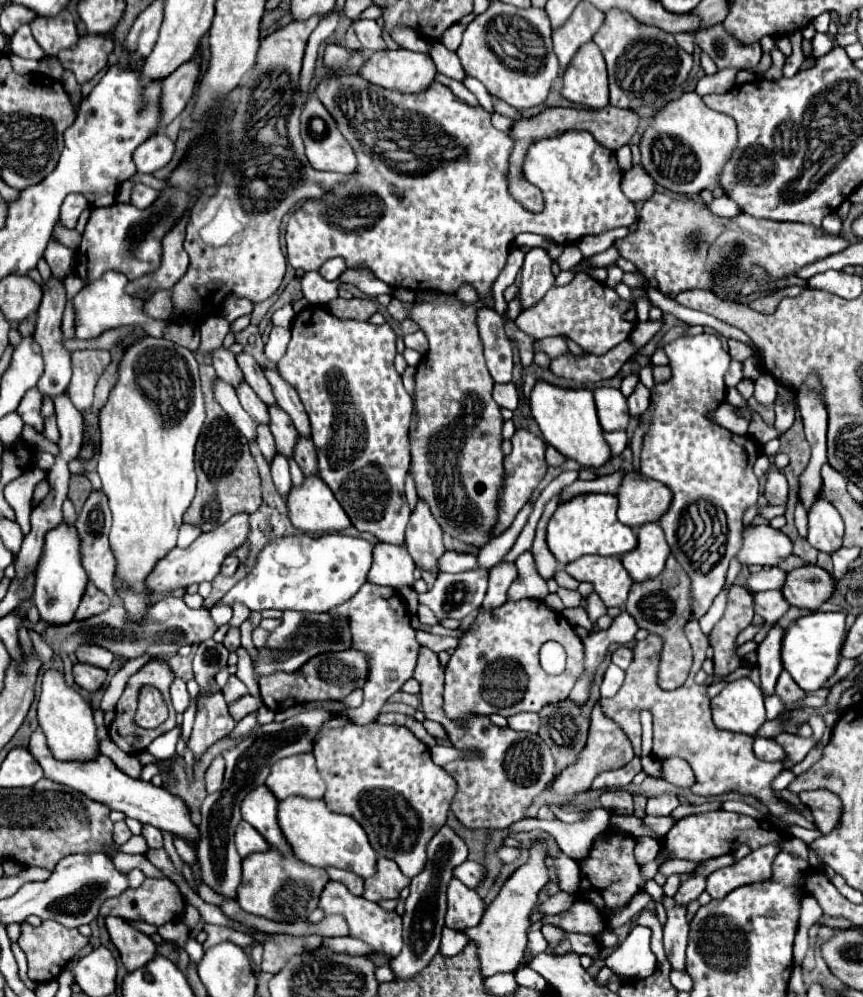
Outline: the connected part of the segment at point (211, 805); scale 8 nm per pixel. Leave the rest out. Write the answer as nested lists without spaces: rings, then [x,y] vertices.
[[[304,711],[282,723],[272,721],[268,725],[260,725],[252,735],[242,739],[236,747],[230,747],[222,753],[226,759],[224,783],[222,783],[222,789],[208,795],[200,807],[202,823],[200,823],[200,839],[196,845],[202,883],[206,883],[218,895],[222,895],[226,899],[236,899],[236,889],[240,885],[242,857],[238,855],[238,851],[234,847],[234,829],[242,819],[240,817],[242,799],[254,787],[258,787],[266,781],[266,775],[270,775],[272,763],[276,763],[282,757],[310,753],[314,749],[314,731],[318,731],[318,727],[322,727],[322,723],[326,723],[326,719],[330,719],[330,715],[340,715],[340,713],[336,713],[336,711]]]

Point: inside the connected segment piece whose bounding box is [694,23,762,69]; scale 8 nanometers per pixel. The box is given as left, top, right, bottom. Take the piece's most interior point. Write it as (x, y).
(725, 52)

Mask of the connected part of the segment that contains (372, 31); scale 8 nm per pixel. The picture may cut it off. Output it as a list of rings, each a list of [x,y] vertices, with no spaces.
[[[362,19],[362,21],[354,21],[352,25],[354,25],[356,35],[358,35],[364,49],[368,49],[368,51],[386,49],[386,43],[382,39],[382,29],[376,25],[376,21]]]

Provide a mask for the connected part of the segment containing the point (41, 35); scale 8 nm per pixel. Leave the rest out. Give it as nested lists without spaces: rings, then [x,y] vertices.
[[[68,9],[62,11],[62,15],[54,15],[54,19],[42,19],[42,15],[36,15],[30,27],[34,39],[48,55],[56,55],[62,49],[74,47],[78,41],[76,23]]]

